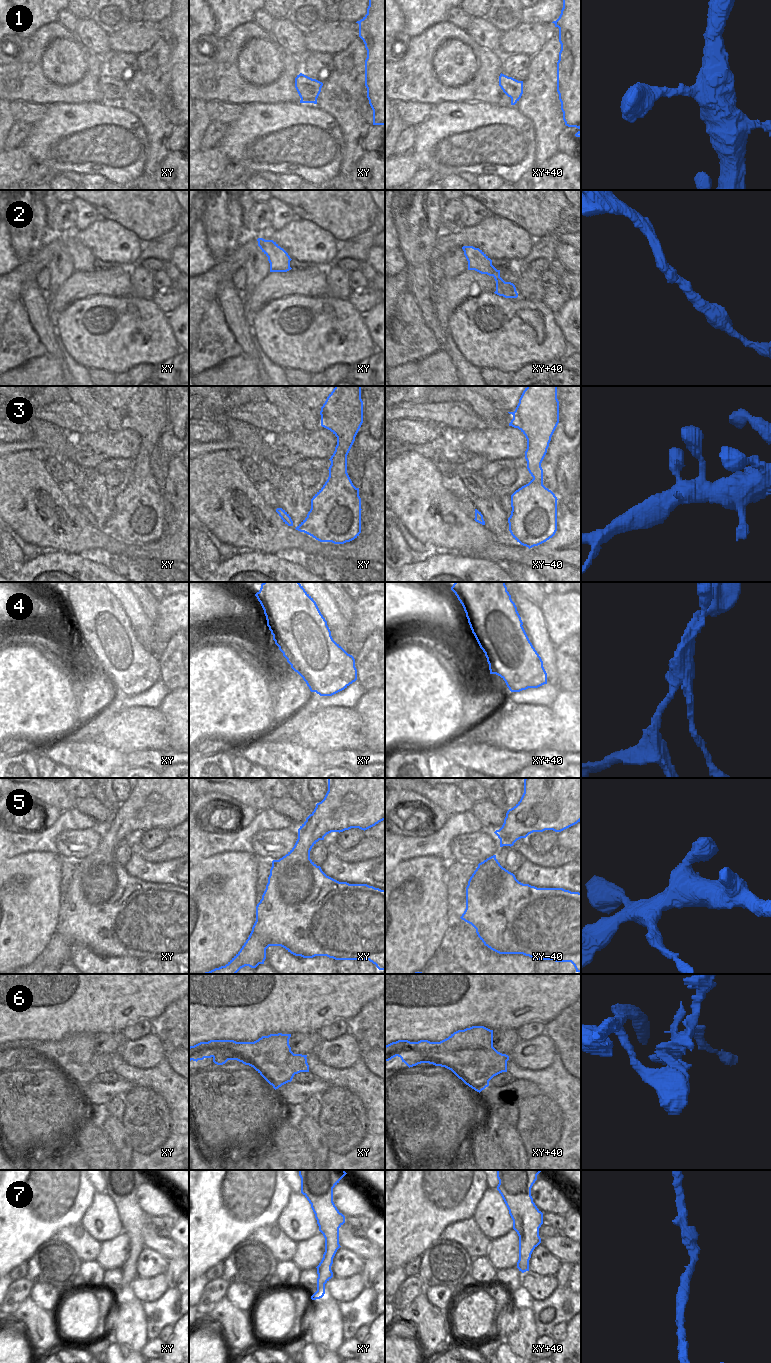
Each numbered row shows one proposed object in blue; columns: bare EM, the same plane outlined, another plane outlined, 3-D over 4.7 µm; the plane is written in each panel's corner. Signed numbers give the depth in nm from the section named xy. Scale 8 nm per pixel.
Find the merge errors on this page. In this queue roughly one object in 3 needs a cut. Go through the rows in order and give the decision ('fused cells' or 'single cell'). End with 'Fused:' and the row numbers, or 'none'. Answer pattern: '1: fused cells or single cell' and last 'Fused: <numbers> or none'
1: single cell
2: single cell
3: single cell
4: fused cells
5: single cell
6: fused cells
7: single cell
Fused: 4, 6

